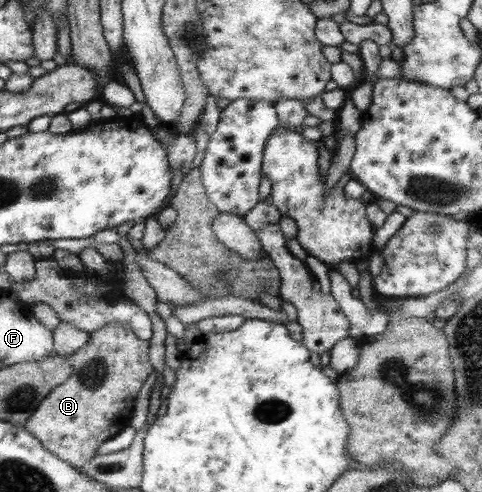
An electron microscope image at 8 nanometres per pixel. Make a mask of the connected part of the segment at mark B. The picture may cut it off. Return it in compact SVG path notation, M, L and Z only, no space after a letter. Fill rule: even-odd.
M109 323L91 332L91 339L68 357L71 375L56 386L23 426L47 448L52 455L71 464L76 470L82 468L95 456L95 451L104 441L114 437L121 429L129 426L133 412L133 399L138 395L146 378L153 373L148 361L148 340L141 340L121 323Z

